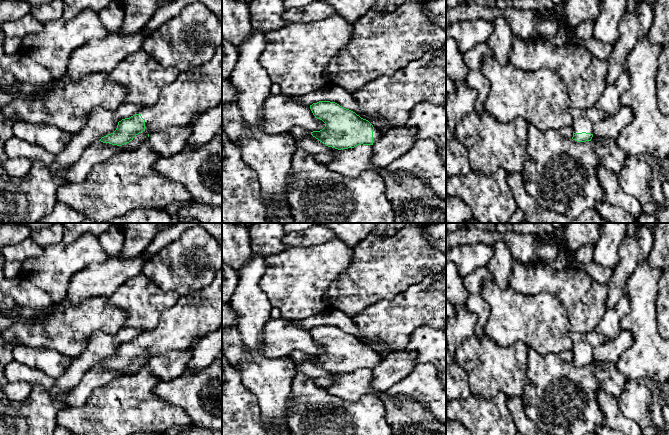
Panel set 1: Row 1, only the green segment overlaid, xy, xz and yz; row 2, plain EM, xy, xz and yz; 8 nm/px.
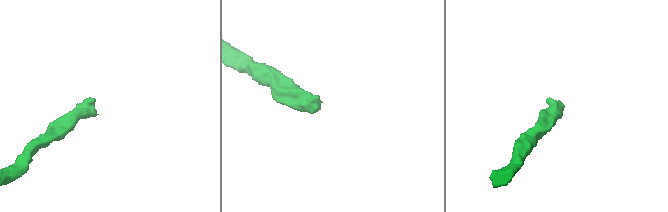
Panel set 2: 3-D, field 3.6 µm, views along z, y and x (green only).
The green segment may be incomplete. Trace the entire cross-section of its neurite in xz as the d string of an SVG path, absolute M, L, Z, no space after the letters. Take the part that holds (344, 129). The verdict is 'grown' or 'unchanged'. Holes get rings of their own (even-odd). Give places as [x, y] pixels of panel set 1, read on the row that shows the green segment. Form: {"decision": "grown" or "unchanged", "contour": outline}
{"decision": "grown", "contour": "M319 101L310 105L315 118L322 120L325 127L320 131L313 131L311 135L328 147L338 150L354 148L358 145L373 145L383 136L381 131L368 120L361 118L355 112L346 109L335 102Z"}

